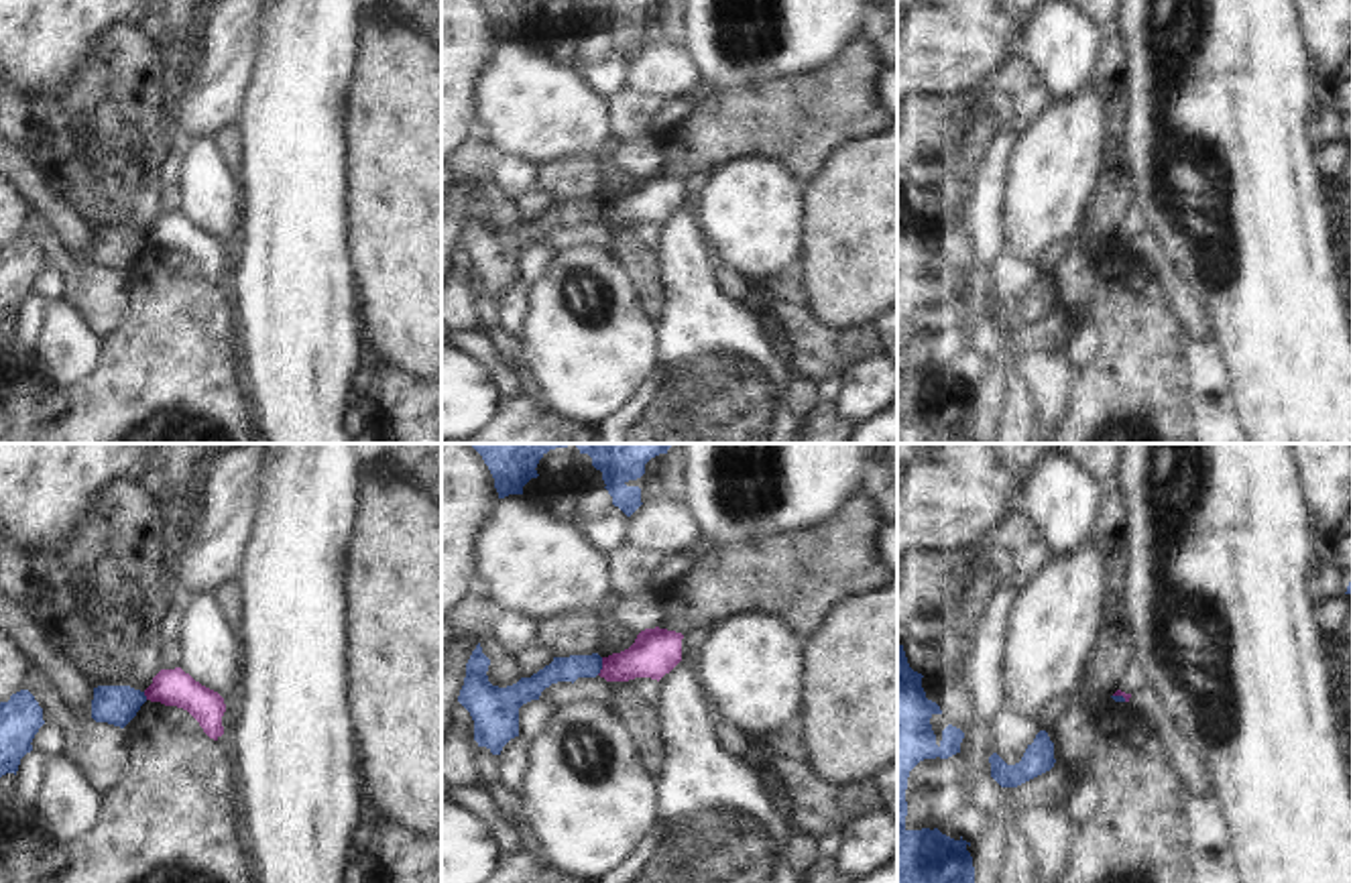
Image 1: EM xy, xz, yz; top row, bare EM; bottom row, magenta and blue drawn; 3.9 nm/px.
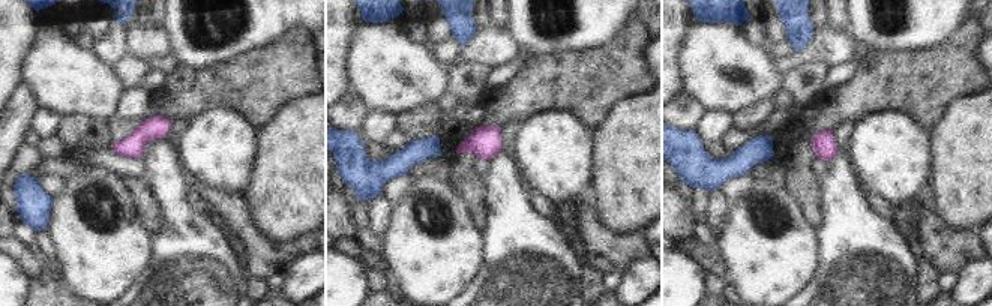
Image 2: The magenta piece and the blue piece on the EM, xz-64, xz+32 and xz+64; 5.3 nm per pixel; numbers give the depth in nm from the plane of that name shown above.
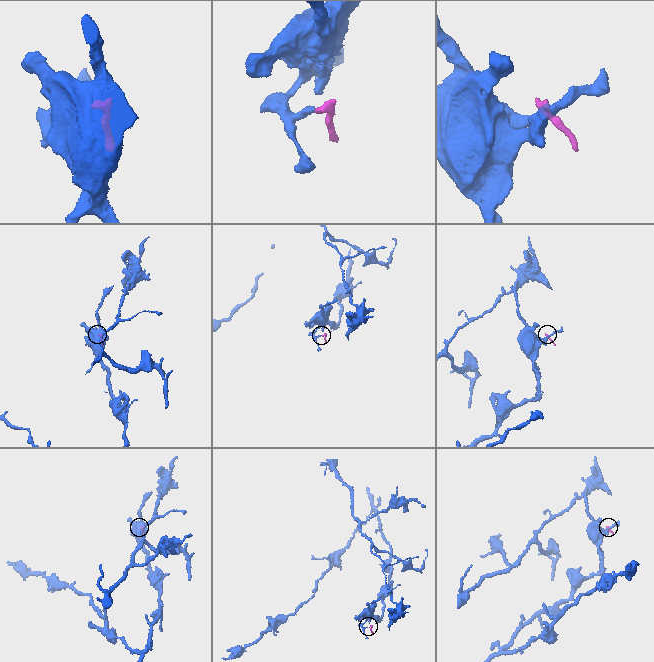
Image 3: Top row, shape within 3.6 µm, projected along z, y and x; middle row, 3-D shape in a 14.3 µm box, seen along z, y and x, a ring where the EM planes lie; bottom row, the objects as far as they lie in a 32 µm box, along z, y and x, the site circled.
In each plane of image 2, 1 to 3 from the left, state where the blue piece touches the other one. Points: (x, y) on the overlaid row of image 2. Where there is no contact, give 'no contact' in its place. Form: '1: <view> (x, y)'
1: no contact
2: no contact
3: no contact

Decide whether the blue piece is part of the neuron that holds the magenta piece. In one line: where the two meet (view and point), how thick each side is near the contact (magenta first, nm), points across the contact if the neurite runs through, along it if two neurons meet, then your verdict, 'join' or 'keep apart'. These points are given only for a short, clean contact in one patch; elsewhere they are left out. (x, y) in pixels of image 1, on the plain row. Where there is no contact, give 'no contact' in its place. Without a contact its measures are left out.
meets magenta in xz at (603, 210); 190 nm thick on the magenta side, 100 nm on the other; border along xz (603, 202), (603, 212), (597, 218); keep apart

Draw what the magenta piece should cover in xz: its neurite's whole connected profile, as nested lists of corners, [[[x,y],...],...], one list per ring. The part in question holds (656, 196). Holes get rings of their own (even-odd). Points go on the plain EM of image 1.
[[[645,173],[635,187],[602,201],[600,222],[606,226],[629,226],[635,222],[661,224],[682,205],[682,177],[667,173]]]

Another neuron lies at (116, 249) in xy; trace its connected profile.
[[[98,230],[94,232],[92,262],[124,273],[144,246],[144,236],[130,230]]]

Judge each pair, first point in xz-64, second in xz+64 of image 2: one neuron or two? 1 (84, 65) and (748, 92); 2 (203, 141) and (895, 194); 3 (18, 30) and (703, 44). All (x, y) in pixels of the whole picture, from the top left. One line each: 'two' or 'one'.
1: one
2: one
3: two

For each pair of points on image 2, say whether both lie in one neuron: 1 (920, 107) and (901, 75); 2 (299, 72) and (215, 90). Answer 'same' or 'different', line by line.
1: same
2: same

